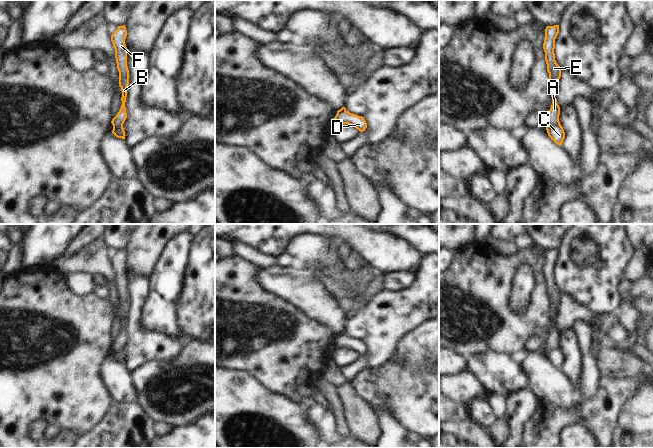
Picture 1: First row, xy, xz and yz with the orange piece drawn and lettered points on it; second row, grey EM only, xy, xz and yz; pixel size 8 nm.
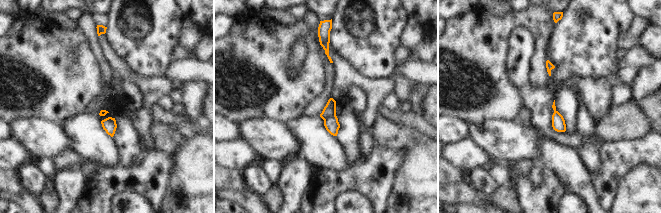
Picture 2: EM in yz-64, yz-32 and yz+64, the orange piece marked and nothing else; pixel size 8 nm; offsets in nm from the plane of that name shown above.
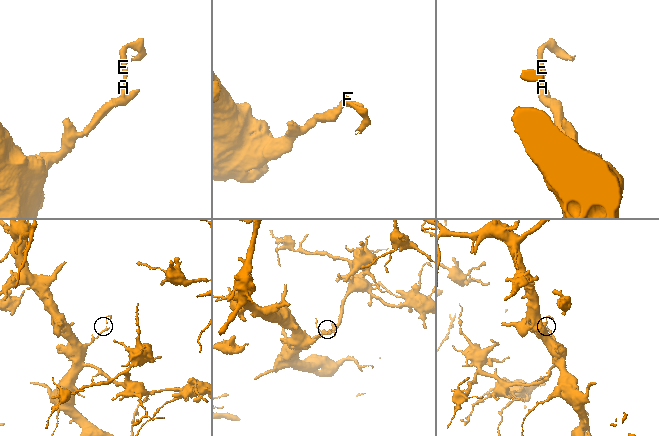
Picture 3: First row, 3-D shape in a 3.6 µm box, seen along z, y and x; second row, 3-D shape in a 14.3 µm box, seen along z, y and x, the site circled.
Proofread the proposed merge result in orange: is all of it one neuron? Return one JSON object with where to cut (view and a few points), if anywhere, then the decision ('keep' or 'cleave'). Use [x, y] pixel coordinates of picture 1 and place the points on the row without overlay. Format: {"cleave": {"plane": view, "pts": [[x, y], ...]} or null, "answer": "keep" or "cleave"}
{"cleave": {"plane": "yz", "pts": [[559, 347], [547, 354]]}, "answer": "cleave"}

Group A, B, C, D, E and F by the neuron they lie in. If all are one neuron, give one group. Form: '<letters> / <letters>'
A B E F / C D

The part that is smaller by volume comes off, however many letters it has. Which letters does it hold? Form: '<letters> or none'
A, B, E, F

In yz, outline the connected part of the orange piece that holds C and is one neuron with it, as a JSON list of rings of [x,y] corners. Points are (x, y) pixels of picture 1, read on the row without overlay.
[[[561,348],[557,350],[552,350],[547,354],[548,360],[553,364],[556,368],[562,369],[563,364],[565,362],[565,356]]]

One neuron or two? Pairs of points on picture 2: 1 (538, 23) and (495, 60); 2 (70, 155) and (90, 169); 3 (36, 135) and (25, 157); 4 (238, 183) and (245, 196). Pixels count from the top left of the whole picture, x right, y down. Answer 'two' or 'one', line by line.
1: one
2: one
3: two
4: two

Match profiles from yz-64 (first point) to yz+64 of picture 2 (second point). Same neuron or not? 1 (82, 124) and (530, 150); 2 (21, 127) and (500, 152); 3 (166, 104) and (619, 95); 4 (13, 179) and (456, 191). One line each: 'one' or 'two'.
1: two
2: one
3: one
4: two

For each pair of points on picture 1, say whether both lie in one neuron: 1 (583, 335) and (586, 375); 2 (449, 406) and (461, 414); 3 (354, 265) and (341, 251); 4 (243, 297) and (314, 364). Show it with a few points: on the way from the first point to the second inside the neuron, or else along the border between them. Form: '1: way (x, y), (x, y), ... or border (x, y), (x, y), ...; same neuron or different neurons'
1: way (585, 345), (587, 365); same neuron
2: way (452, 409), (458, 413); same neuron
3: way (351, 262), (344, 254); same neuron
4: way (265, 309), (277, 319), (296, 319), (298, 339); same neuron

